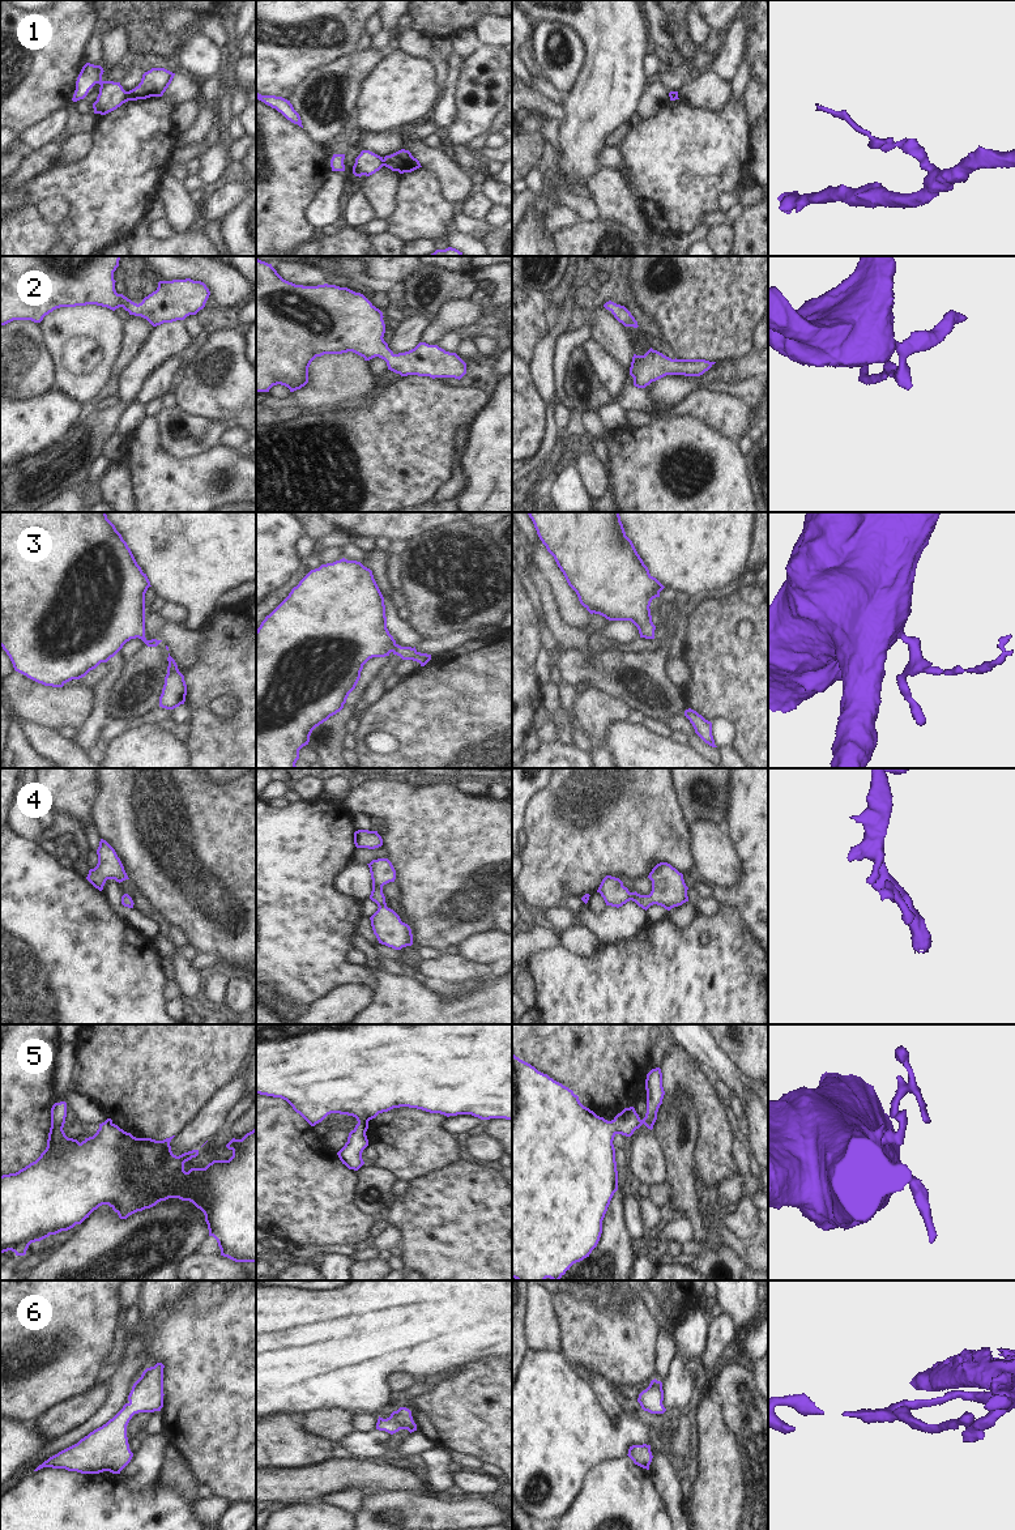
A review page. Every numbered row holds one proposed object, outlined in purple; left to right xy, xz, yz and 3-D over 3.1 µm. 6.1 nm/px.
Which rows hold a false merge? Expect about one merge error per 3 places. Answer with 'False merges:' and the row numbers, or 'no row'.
False merges: 1

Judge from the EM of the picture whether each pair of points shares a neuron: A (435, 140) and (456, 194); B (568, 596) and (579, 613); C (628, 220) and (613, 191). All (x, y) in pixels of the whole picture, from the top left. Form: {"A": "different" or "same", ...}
{"A": "different", "B": "same", "C": "same"}

